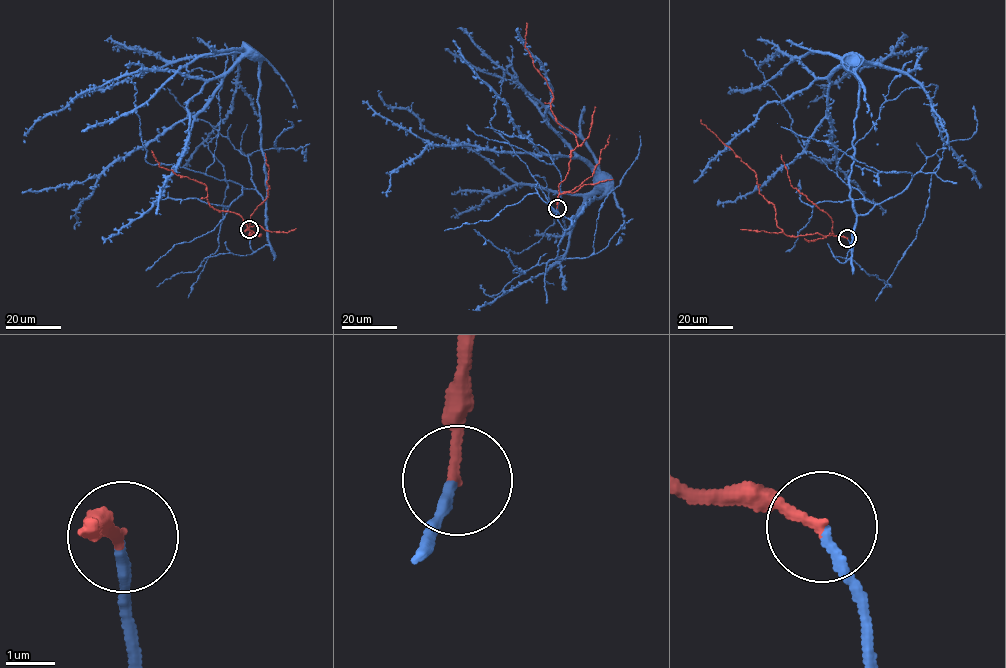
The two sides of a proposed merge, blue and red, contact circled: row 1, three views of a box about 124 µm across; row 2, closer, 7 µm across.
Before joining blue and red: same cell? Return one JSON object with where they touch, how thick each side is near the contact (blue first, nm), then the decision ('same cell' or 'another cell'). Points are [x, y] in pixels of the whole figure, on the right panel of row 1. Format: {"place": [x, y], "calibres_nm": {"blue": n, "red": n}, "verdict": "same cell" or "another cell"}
{"place": [847, 238], "calibres_nm": {"blue": 220, "red": 190}, "verdict": "same cell"}

